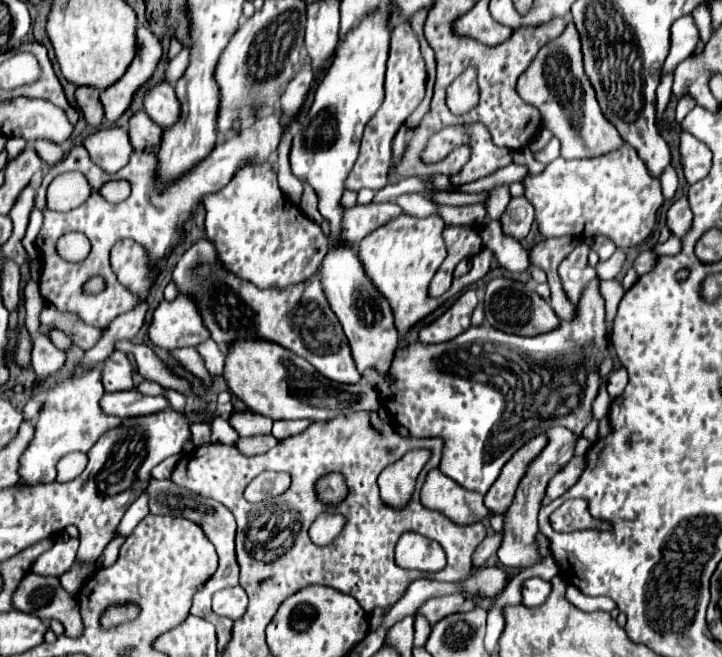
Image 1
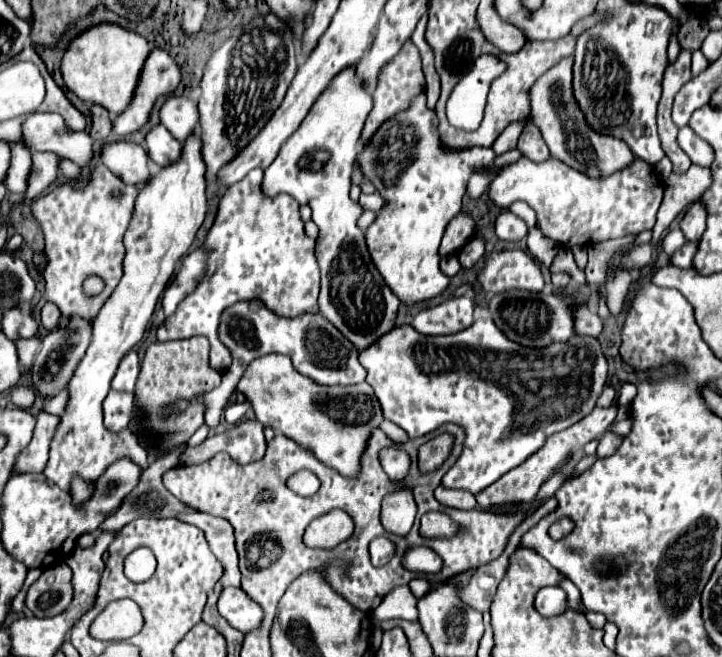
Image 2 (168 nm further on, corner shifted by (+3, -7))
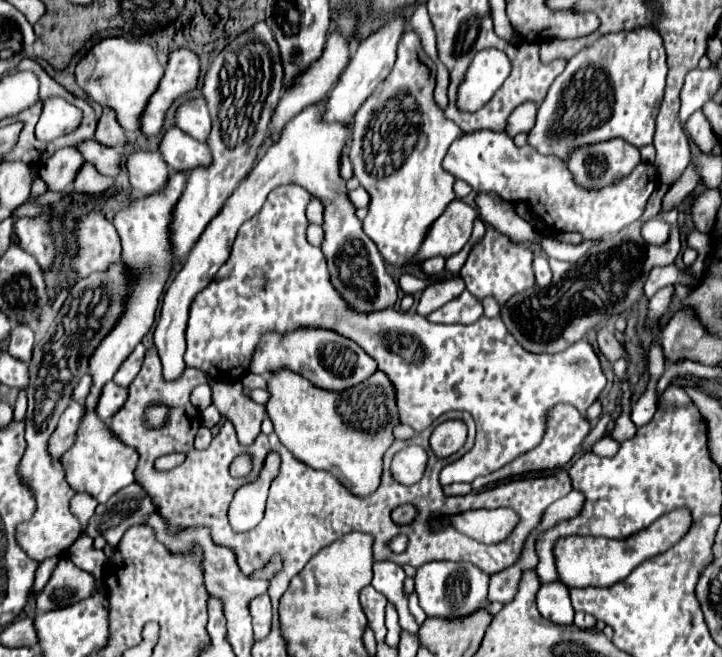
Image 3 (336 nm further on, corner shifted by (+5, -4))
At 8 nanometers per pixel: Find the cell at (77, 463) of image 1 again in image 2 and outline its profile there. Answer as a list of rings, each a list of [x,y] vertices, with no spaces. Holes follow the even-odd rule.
[[[75,477],[71,481],[71,495],[73,495],[75,503],[83,503],[91,495],[91,489],[89,489],[89,485],[81,477]]]

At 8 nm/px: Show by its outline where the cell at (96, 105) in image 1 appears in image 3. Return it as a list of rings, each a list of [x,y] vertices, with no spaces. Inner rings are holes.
[[[103,108],[103,114],[97,124],[95,140],[105,146],[125,146],[127,144],[127,136],[125,136],[123,128],[119,126],[115,112],[111,108]]]

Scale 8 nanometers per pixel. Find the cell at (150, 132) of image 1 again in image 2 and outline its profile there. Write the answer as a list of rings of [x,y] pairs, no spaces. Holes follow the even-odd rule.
[[[157,125],[147,133],[145,149],[151,161],[165,167],[167,163],[175,163],[175,159],[179,159],[181,143],[163,125]]]

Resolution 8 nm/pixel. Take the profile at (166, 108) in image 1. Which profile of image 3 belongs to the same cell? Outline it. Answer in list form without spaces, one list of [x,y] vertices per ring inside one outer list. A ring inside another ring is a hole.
[[[195,98],[185,102],[177,114],[175,114],[175,124],[181,128],[185,134],[193,136],[195,140],[207,140],[211,132],[211,116],[207,110],[205,98]]]

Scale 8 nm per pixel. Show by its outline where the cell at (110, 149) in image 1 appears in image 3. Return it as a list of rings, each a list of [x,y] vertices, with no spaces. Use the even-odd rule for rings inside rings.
[[[135,152],[127,158],[129,182],[145,196],[161,192],[169,180],[169,166],[159,152]]]

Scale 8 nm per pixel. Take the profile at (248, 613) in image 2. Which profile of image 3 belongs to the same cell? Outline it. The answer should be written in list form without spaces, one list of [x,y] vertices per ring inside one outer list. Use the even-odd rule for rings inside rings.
[[[261,594],[257,596],[257,600],[253,600],[251,608],[251,616],[253,616],[253,630],[255,630],[255,640],[265,638],[271,632],[271,600],[269,594]]]

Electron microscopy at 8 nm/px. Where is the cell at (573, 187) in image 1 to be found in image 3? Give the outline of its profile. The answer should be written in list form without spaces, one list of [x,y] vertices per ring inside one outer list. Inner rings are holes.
[[[475,130],[461,134],[449,148],[443,168],[455,178],[467,182],[475,192],[497,192],[503,200],[525,200],[533,214],[557,232],[579,232],[585,240],[611,236],[631,222],[639,220],[645,212],[647,198],[657,186],[655,168],[651,164],[639,164],[631,176],[621,178],[617,184],[603,188],[601,192],[585,192],[577,188],[573,176],[563,160],[555,156],[541,156],[529,144],[515,146],[507,132]]]

